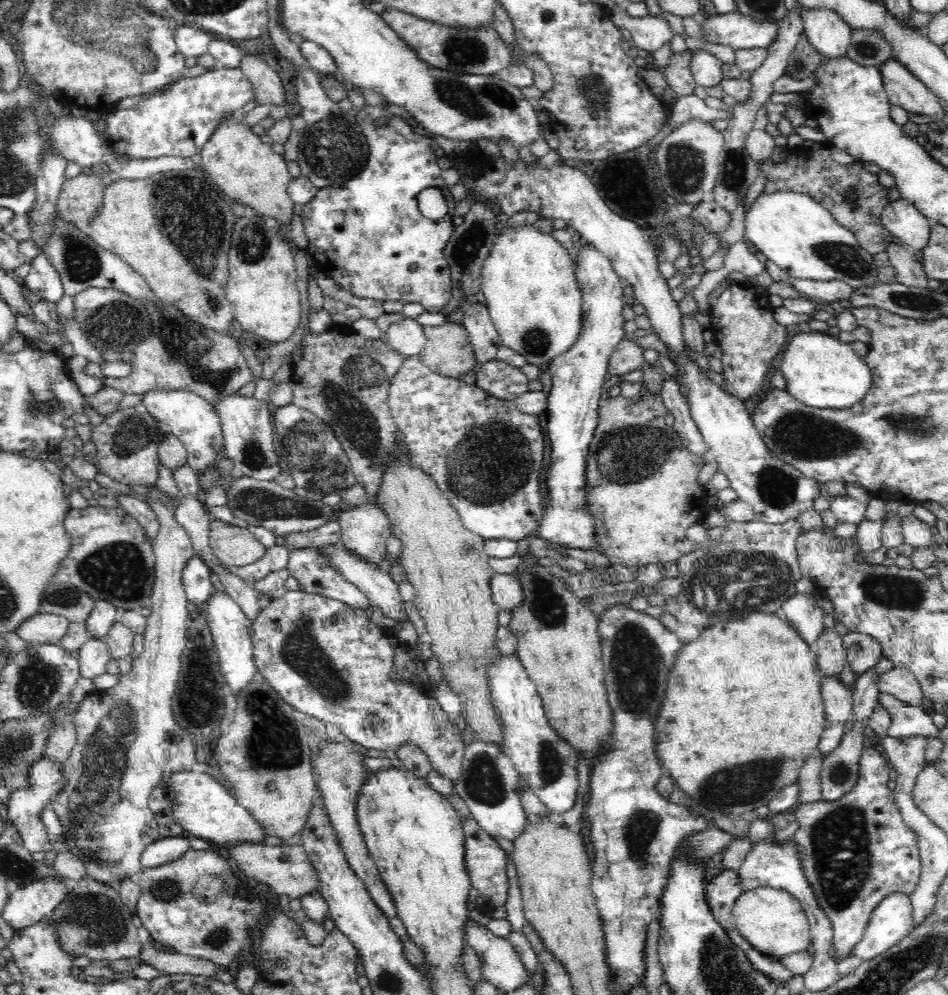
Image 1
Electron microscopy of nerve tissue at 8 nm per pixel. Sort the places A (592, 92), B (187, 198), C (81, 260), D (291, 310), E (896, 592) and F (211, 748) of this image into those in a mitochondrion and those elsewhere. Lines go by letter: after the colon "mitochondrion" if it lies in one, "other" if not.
A: mitochondrion
B: mitochondrion
C: mitochondrion
D: other
E: mitochondrion
F: other

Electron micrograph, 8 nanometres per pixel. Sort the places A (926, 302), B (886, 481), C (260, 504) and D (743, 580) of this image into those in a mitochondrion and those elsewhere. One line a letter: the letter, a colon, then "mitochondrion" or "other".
A: mitochondrion
B: other
C: mitochondrion
D: mitochondrion

